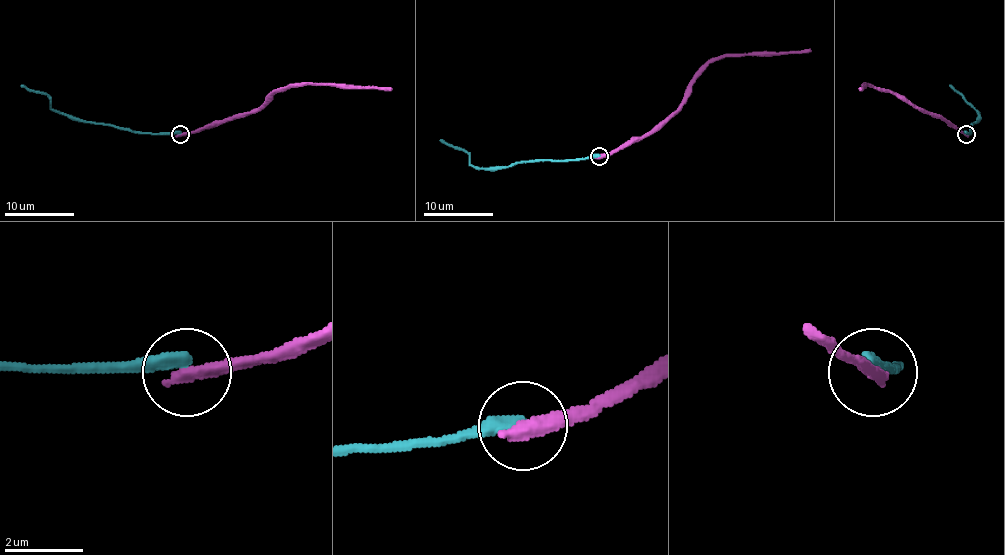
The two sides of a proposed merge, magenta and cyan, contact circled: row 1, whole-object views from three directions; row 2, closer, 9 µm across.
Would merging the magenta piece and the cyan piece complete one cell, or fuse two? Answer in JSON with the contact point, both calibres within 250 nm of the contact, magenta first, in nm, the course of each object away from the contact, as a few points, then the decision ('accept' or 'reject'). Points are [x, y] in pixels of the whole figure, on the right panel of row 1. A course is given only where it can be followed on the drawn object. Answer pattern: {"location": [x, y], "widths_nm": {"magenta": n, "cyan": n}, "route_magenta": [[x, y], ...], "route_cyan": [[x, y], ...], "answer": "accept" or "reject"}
{"location": [966, 134], "widths_nm": {"magenta": 440, "cyan": 360}, "route_magenta": [[966, 135], [944, 119], [923, 112], [888, 91], [866, 84], [861, 90]], "route_cyan": [[966, 133], [970, 133], [971, 124], [978, 119], [978, 112], [951, 86]], "answer": "reject"}

